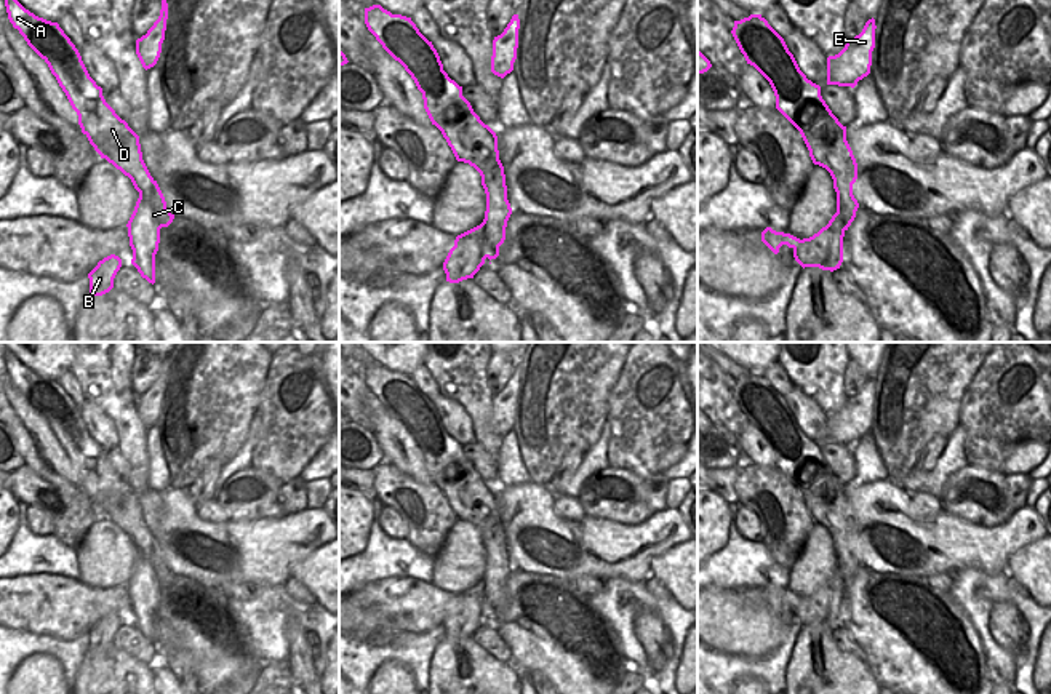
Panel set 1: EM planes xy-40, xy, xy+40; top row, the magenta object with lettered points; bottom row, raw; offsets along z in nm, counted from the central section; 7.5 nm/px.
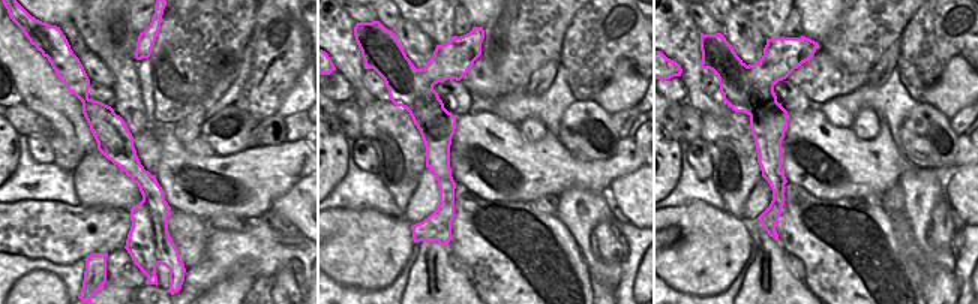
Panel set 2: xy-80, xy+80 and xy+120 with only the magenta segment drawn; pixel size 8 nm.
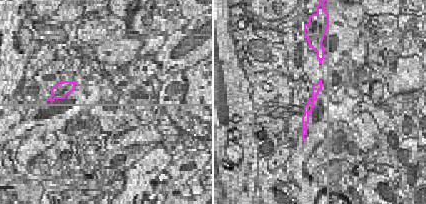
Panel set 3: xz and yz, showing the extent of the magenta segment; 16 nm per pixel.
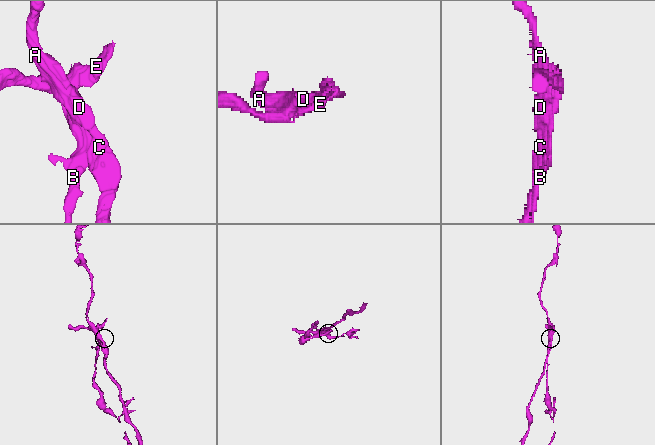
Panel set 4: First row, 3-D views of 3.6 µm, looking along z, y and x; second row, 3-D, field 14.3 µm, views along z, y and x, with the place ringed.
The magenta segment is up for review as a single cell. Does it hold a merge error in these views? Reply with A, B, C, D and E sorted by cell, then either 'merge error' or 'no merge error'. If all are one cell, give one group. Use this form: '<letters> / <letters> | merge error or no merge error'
A C D / B E | merge error

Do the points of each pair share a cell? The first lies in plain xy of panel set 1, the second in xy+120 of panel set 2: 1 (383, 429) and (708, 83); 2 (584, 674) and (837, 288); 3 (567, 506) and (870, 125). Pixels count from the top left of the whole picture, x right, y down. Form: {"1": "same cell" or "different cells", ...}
{"1": "same cell", "2": "same cell", "3": "same cell"}

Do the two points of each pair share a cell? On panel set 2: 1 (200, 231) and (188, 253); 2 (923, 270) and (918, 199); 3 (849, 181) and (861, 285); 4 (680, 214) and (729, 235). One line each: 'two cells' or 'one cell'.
1: one cell
2: two cells
3: two cells
4: one cell

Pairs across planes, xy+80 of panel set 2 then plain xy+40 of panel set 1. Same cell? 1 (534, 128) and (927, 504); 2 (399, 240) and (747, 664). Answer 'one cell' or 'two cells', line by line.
1: one cell
2: two cells

